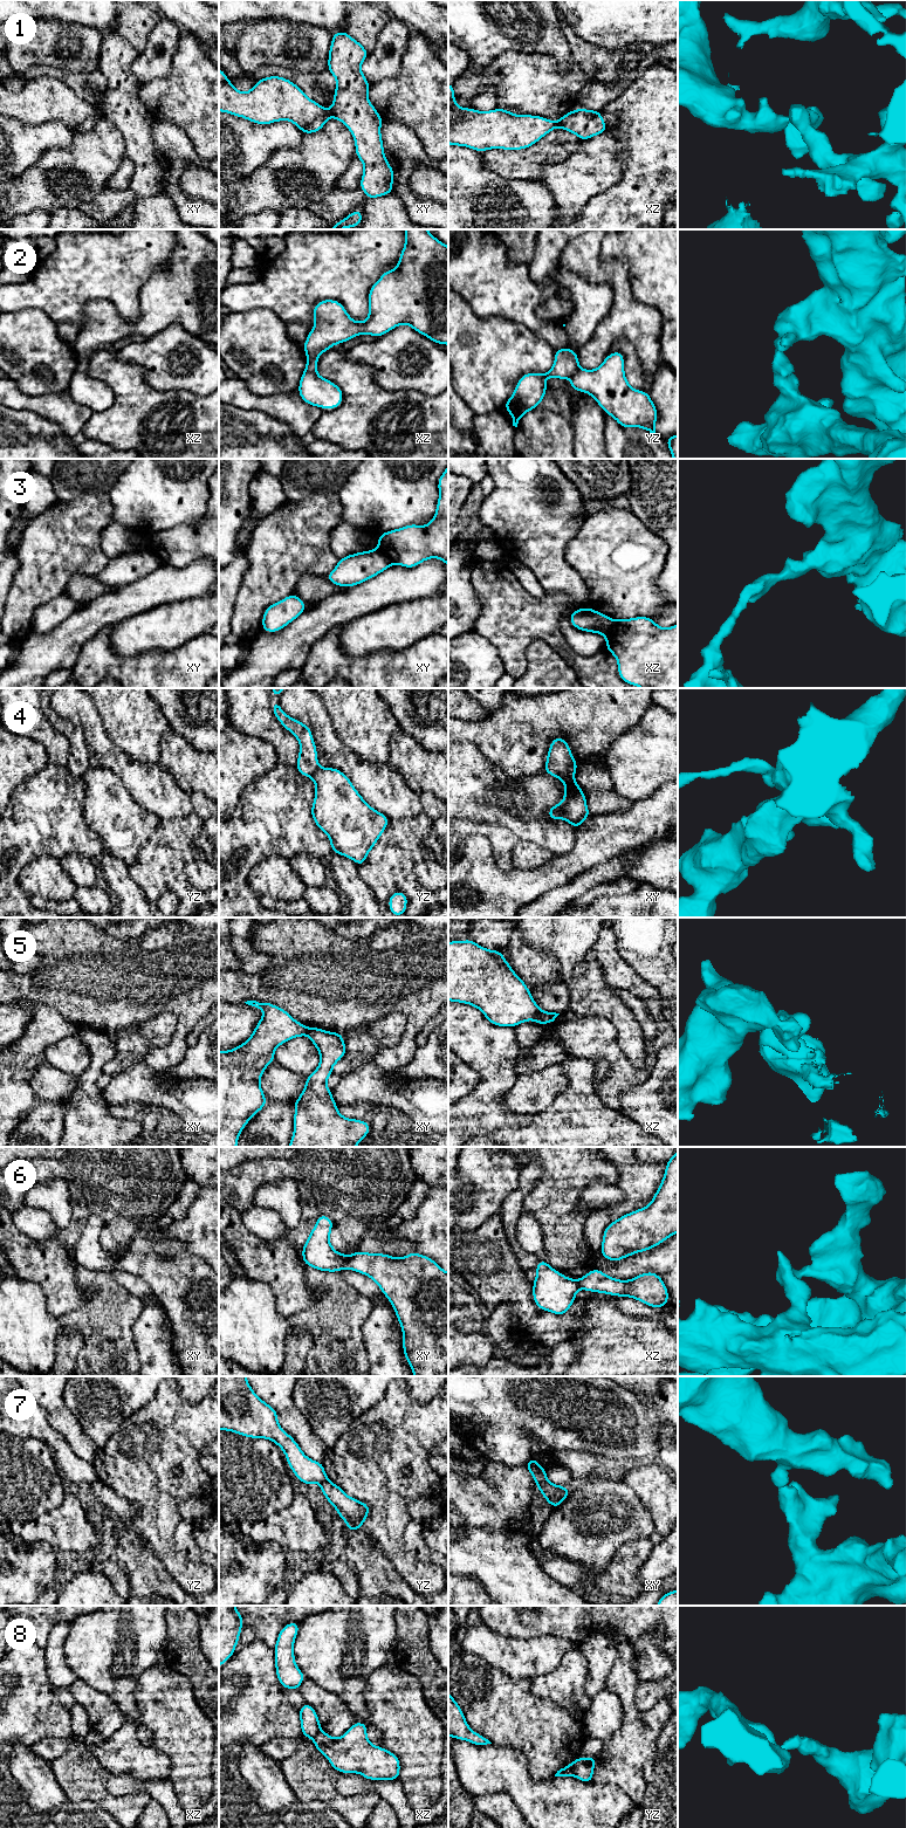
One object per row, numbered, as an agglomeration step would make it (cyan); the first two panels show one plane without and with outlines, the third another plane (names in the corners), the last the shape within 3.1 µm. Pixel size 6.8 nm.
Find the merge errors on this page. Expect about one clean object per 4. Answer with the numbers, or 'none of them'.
1, 2, 3, 4, 5, 6, 7, 8

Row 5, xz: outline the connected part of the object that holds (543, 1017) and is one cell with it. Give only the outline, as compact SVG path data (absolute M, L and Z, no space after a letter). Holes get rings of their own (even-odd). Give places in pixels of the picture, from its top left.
M540 1010L535 1020L538 1025L549 1024L554 1022L558 1015L560 1013L556 1013L556 1012Z

